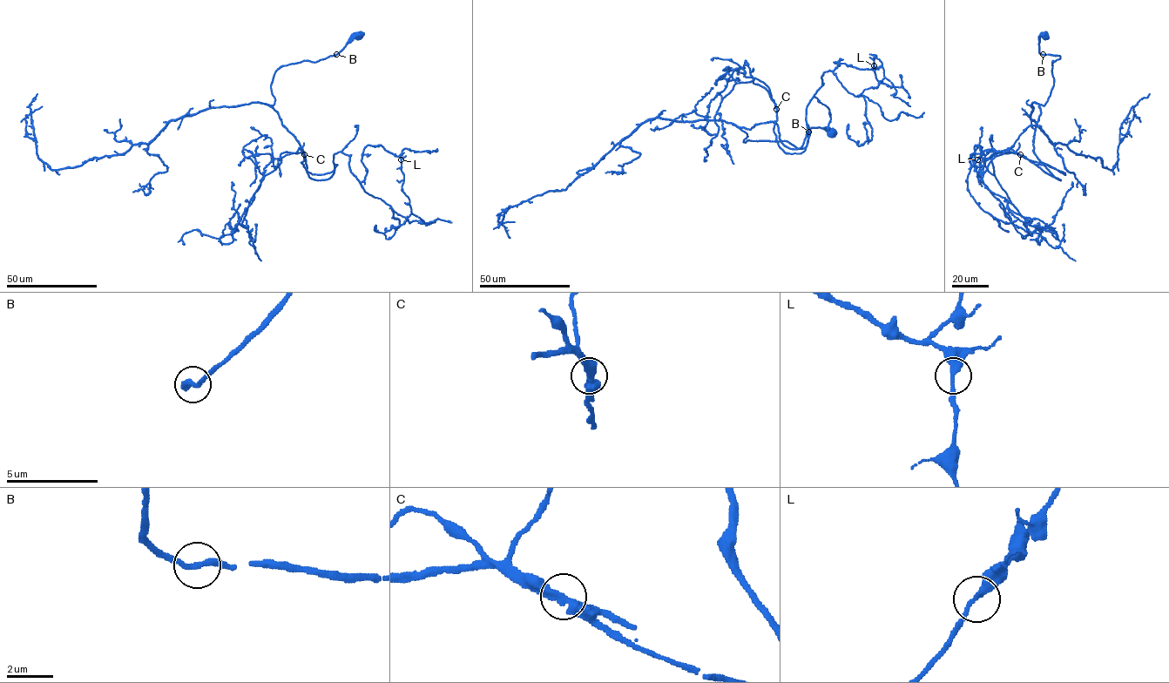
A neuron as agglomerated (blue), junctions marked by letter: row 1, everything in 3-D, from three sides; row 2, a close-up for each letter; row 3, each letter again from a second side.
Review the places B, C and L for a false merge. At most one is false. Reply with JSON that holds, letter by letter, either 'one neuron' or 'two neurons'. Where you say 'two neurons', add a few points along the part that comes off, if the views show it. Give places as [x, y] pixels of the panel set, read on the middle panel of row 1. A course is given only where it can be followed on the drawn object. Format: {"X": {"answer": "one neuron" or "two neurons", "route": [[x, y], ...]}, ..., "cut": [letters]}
{"B": {"answer": "one neuron"}, "C": {"answer": "two neurons", "route": [[776, 109], [769, 92], [753, 79], [738, 83], [714, 116], [719, 131], [706, 148], [704, 160]]}, "L": {"answer": "one neuron"}, "cut": ["C"]}

